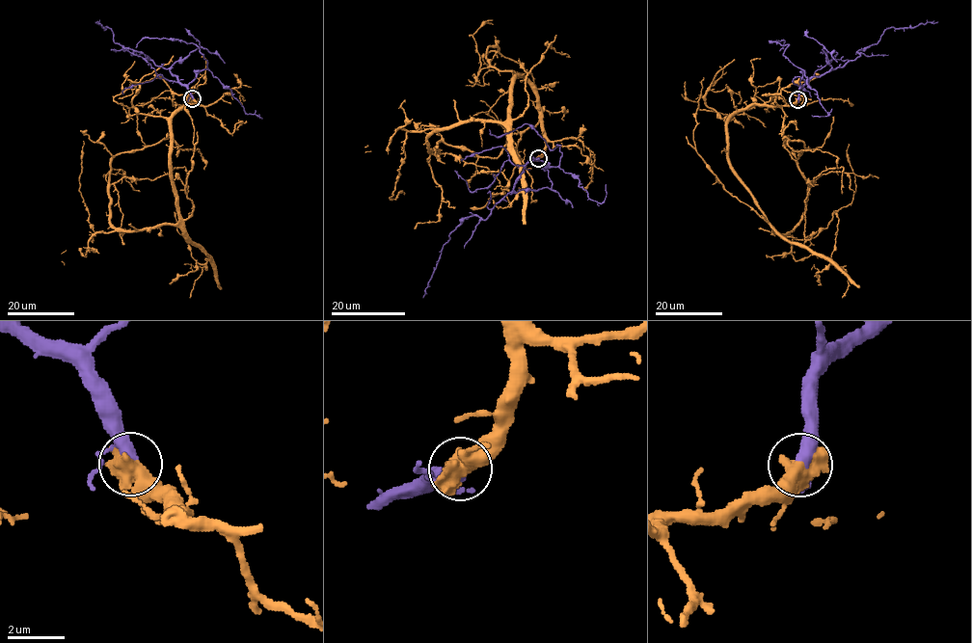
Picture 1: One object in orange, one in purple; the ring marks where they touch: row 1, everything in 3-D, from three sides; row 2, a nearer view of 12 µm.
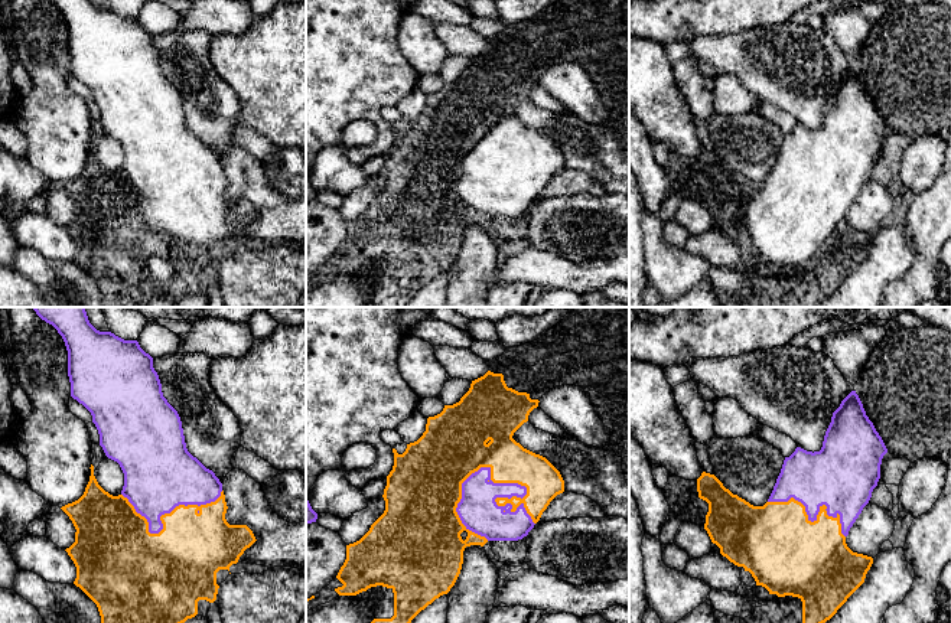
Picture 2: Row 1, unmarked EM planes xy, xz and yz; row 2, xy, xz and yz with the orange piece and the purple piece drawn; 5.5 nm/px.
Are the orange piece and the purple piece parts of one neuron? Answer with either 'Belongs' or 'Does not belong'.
Belongs

